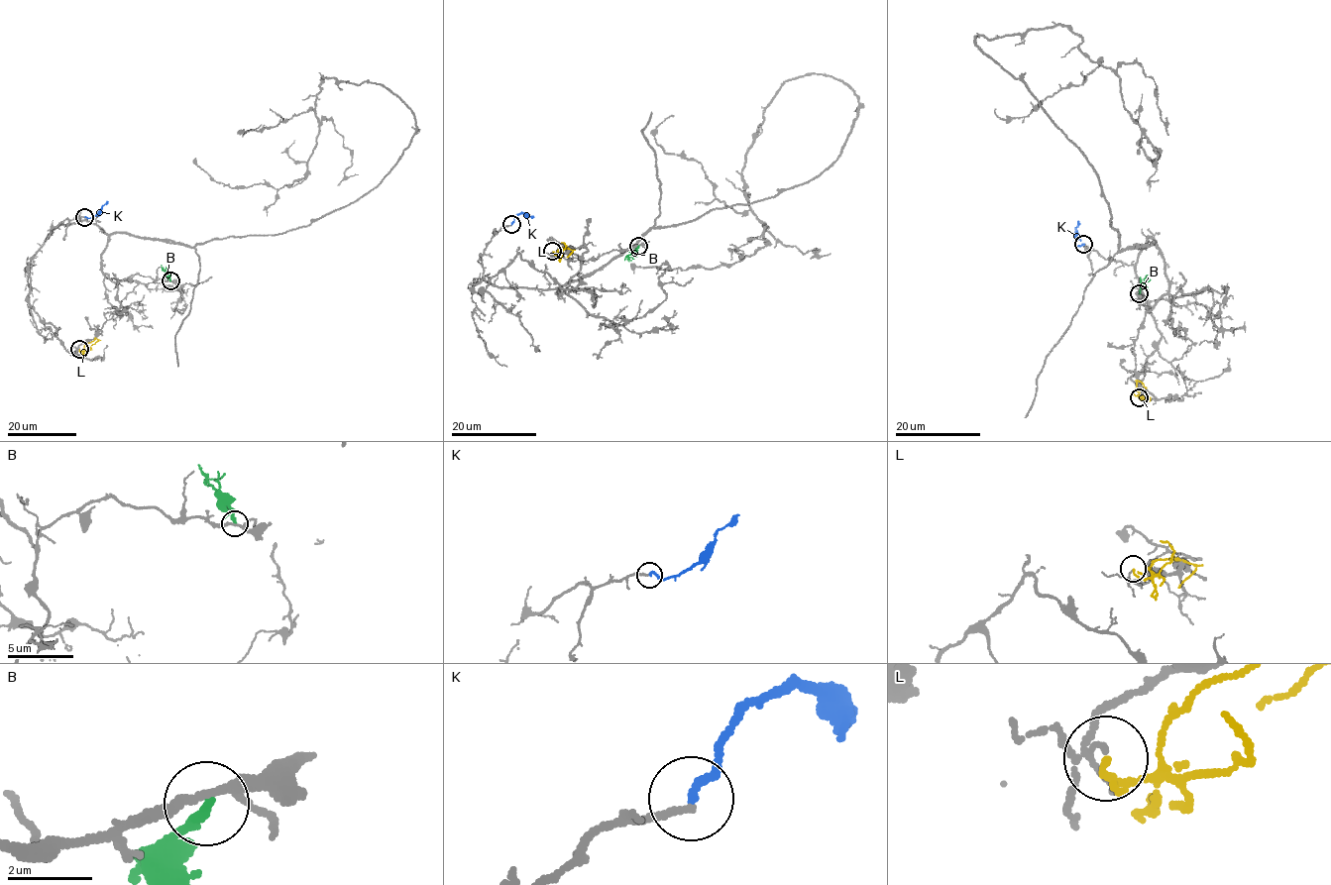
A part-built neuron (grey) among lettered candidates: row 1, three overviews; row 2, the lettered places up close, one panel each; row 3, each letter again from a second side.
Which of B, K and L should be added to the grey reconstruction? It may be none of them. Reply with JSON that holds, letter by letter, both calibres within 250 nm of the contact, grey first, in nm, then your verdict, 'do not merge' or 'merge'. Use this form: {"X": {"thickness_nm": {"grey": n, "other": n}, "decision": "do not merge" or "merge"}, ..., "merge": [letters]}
{"B": {"thickness_nm": {"grey": 190, "other": 240}, "decision": "do not merge"}, "K": {"thickness_nm": {"grey": 170, "other": 200}, "decision": "merge"}, "L": {"thickness_nm": {"grey": 70, "other": 140}, "decision": "do not merge"}, "merge": ["K"]}

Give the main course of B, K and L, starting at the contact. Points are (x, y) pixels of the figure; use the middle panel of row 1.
B: (638, 246), (628, 256), (633, 259)
K: (511, 224), (521, 213), (533, 216)
L: (553, 251), (557, 254), (559, 248), (571, 249), (573, 251), (567, 257)

